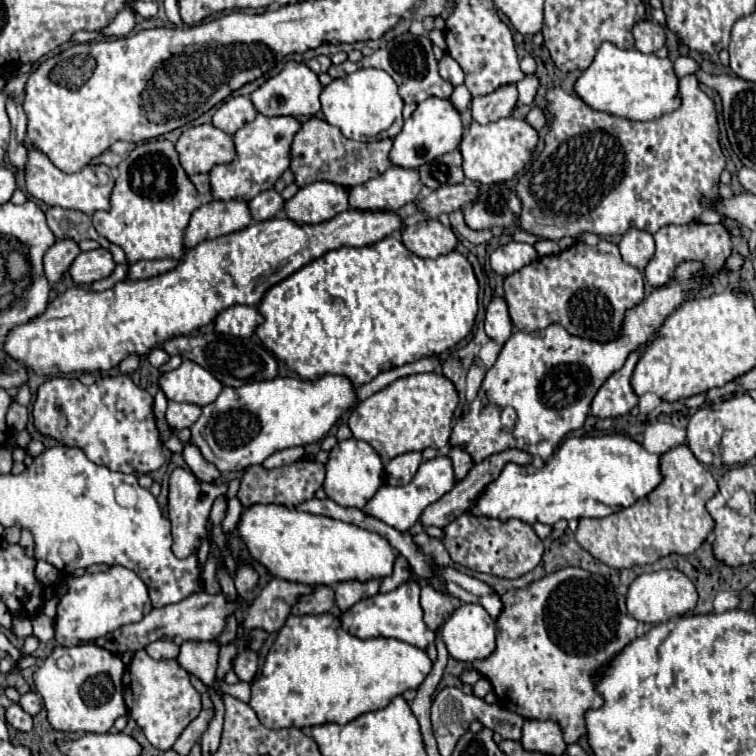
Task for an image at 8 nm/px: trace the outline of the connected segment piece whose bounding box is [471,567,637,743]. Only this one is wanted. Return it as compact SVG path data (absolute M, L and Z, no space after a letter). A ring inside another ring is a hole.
M567 567L567 569L561 569L561 571L557 571L557 573L551 573L551 575L547 575L547 577L543 577L543 579L539 579L539 581L535 581L533 585L531 585L531 589L511 589L511 591L507 591L503 597L501 597L501 601L503 601L503 613L497 617L497 647L495 647L495 651L489 655L489 657L485 657L485 659L481 659L481 661L473 661L471 663L471 667L475 669L475 671L479 671L485 679L489 679L489 683L491 683L491 687L493 687L493 693L497 695L497 703L499 705L503 705L507 711L513 711L513 713L517 713L517 715L521 715L523 719L551 719L551 721L555 721L559 727L561 727L561 731L563 731L563 739L565 739L565 743L577 743L577 739L579 737L583 737L585 735L585 719L583 719L583 715L585 715L585 711L587 709L599 709L601 705L603 705L603 699L601 699L601 695L595 691L595 685L593 685L593 681L591 681L591 675L599 669L599 667L603 667L605 663L609 663L611 659L613 659L613 655L615 653L619 653L627 643L631 643L635 637L637 637L637 619L633 619L629 613L627 613L627 609L625 609L625 595L621 595L607 579L603 579L601 575L593 575L593 573L589 573L589 571L585 571L585 569L579 569L579 567Z

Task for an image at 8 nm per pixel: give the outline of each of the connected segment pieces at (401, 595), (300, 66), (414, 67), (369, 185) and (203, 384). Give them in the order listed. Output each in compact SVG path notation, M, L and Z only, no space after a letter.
M407 581L399 585L395 591L377 593L375 597L357 601L351 609L341 611L339 619L341 619L341 627L359 639L395 637L419 649L425 649L435 639L435 633L427 629L427 625L423 623L423 609L419 607L419 585L415 581Z
M287 61L285 67L273 75L271 79L267 79L259 89L255 89L251 93L251 101L255 105L255 109L261 115L291 115L291 117L311 117L317 111L321 111L321 103L319 103L319 95L321 95L321 83L317 79L317 75L305 65L305 63L295 63L295 61Z
M405 33L405 35L389 41L387 47L377 49L371 57L363 57L361 61L357 61L355 69L359 69L359 67L379 67L379 69L387 71L395 79L399 95L405 103L421 103L431 95L445 99L453 93L453 85L449 81L445 81L437 71L437 59L431 51L431 41L427 37L415 37L411 33Z
M391 165L379 177L351 187L349 205L353 209L397 211L405 203L415 201L421 187L417 169L399 169L399 165Z
M183 361L177 369L159 377L159 387L169 401L185 401L195 405L209 405L217 399L223 385L201 365Z

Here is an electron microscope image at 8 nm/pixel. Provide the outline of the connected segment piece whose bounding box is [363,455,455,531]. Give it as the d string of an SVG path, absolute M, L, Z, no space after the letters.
M437 455L437 457L433 457L429 461L423 461L419 465L419 471L411 479L411 483L399 485L399 487L381 485L379 491L375 493L375 497L371 497L371 501L367 501L363 511L367 515L371 515L375 519L381 519L383 523L399 529L399 531L407 531L411 525L417 523L417 519L421 517L423 509L427 505L435 503L437 499L441 499L453 485L455 485L455 473L453 473L451 459L445 457L445 455Z

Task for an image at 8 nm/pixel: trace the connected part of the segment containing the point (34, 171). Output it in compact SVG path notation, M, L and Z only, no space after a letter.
M31 151L29 161L25 167L25 185L29 195L33 195L37 201L49 205L49 207L63 207L63 209L73 209L81 211L85 215L93 215L95 211L107 211L110 209L110 195L115 179L111 169L104 165L87 165L85 169L77 171L75 175L67 175L59 171L49 157L45 157L41 151Z

